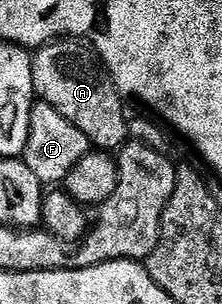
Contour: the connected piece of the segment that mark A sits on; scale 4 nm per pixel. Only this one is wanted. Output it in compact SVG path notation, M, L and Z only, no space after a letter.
M65 37L54 39L32 55L32 72L37 100L49 103L70 125L82 129L93 148L116 153L129 142L129 116L124 116L125 100L118 93L99 55L87 42Z

